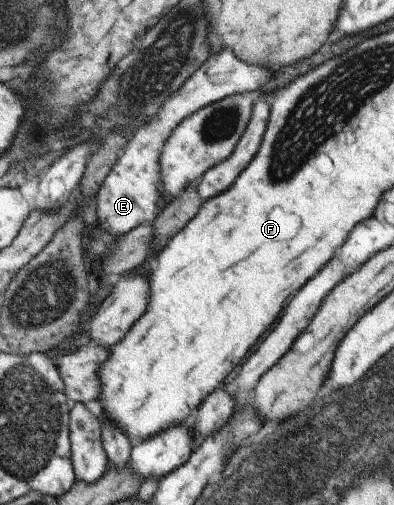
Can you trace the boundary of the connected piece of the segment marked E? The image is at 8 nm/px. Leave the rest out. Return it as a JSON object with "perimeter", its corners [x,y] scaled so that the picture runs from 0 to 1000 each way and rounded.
{"perimeter":[[[581,95],[536,105],[520,123],[434,182],[401,210],[391,232],[353,251],[312,291],[312,305],[289,321],[244,380],[244,440],[284,465],[327,459],[353,442],[386,442],[421,410],[411,382],[404,311],[439,255],[482,226],[520,208],[617,180],[650,184],[673,162],[693,158],[698,135],[683,139],[662,129],[622,127],[591,111]]]}

